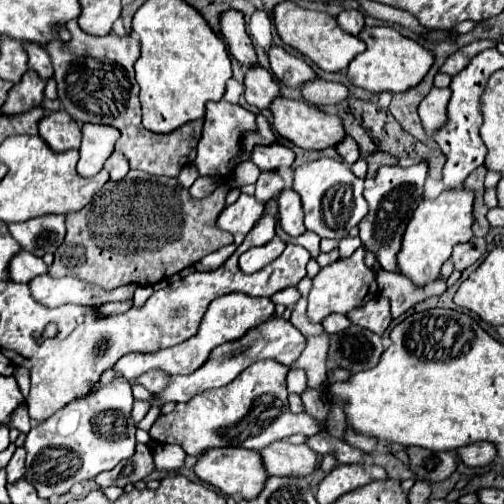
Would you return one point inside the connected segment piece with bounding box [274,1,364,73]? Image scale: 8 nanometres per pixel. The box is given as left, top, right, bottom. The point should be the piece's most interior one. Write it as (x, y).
(316, 35)

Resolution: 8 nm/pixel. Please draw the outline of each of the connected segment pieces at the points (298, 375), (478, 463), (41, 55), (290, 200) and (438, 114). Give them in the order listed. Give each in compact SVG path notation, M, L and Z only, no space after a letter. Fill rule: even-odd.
M290 369L288 391L296 393L296 395L302 395L306 391L306 373L302 369Z
M474 443L474 445L460 447L456 453L466 467L484 467L494 461L496 447L492 443Z
M24 43L24 47L26 47L28 57L30 57L28 67L34 69L40 75L40 79L48 81L52 77L52 73L54 73L52 63L50 63L50 55L42 47L30 47L30 43Z
M288 187L282 191L278 197L278 207L280 207L280 225L290 237L298 237L306 231L304 219L302 219L302 203L298 195Z
M434 87L428 97L420 103L418 113L426 133L436 131L442 123L446 123L446 103L448 103L448 89Z

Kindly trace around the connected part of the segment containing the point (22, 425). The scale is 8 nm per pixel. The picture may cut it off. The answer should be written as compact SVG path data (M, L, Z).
M26 404L20 405L11 415L10 421L6 424L10 428L16 428L19 431L27 434L31 429L28 407Z

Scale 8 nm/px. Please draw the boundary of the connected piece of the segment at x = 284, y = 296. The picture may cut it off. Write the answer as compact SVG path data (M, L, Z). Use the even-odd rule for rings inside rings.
M286 287L286 289L278 291L278 293L274 293L270 299L272 299L274 303L282 303L282 305L286 305L286 307L292 307L292 305L300 299L300 293L298 293L296 287Z

